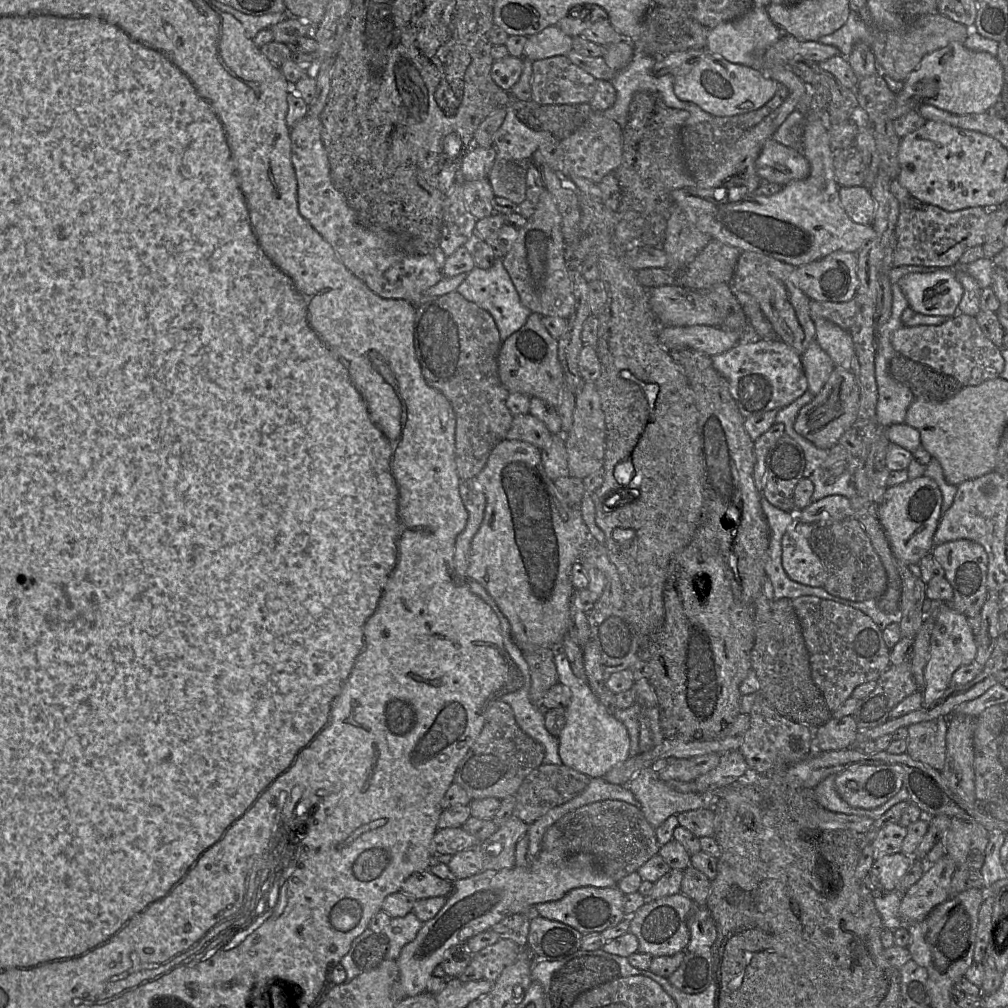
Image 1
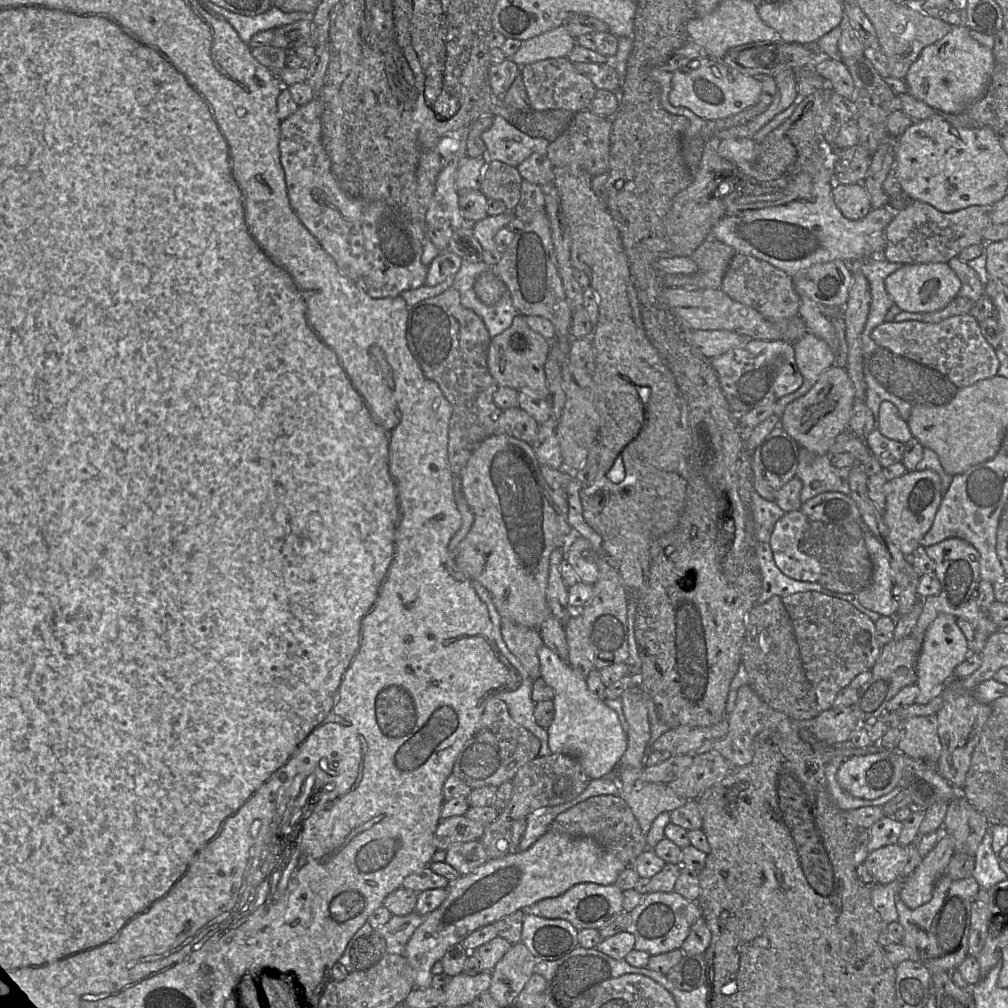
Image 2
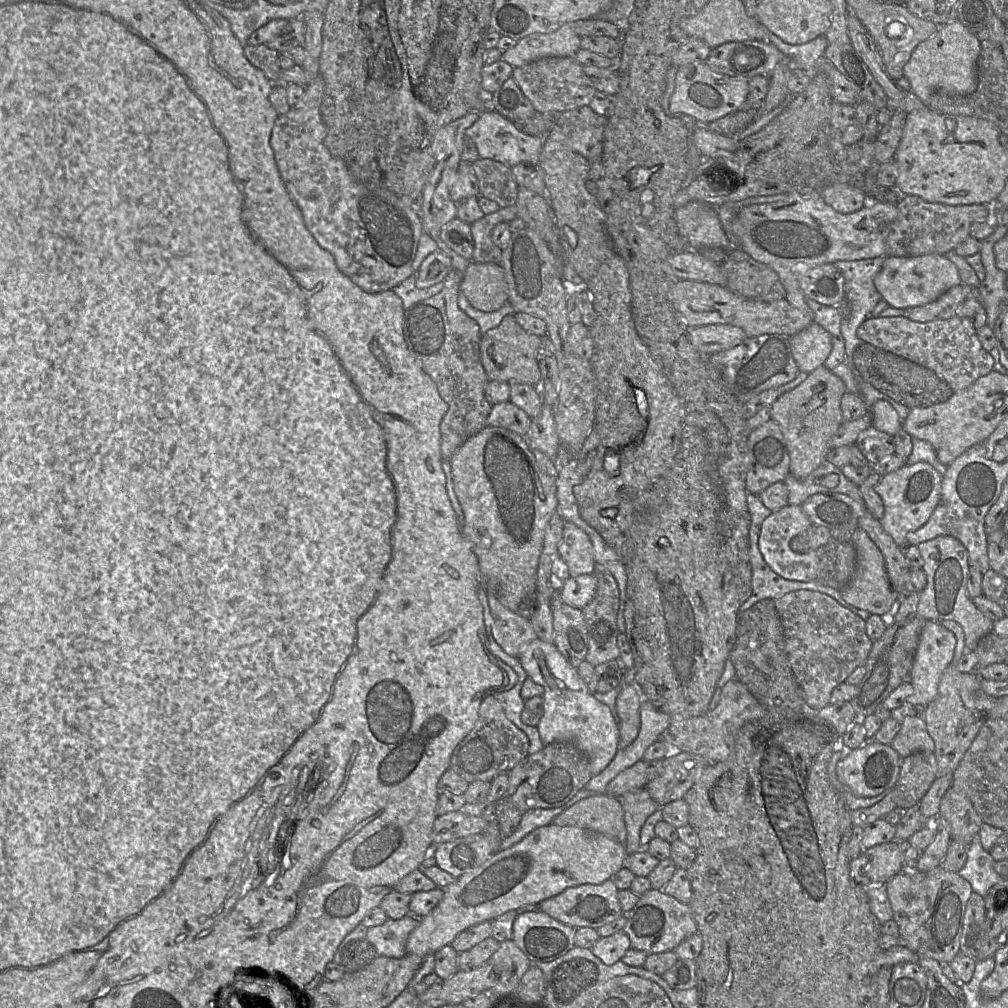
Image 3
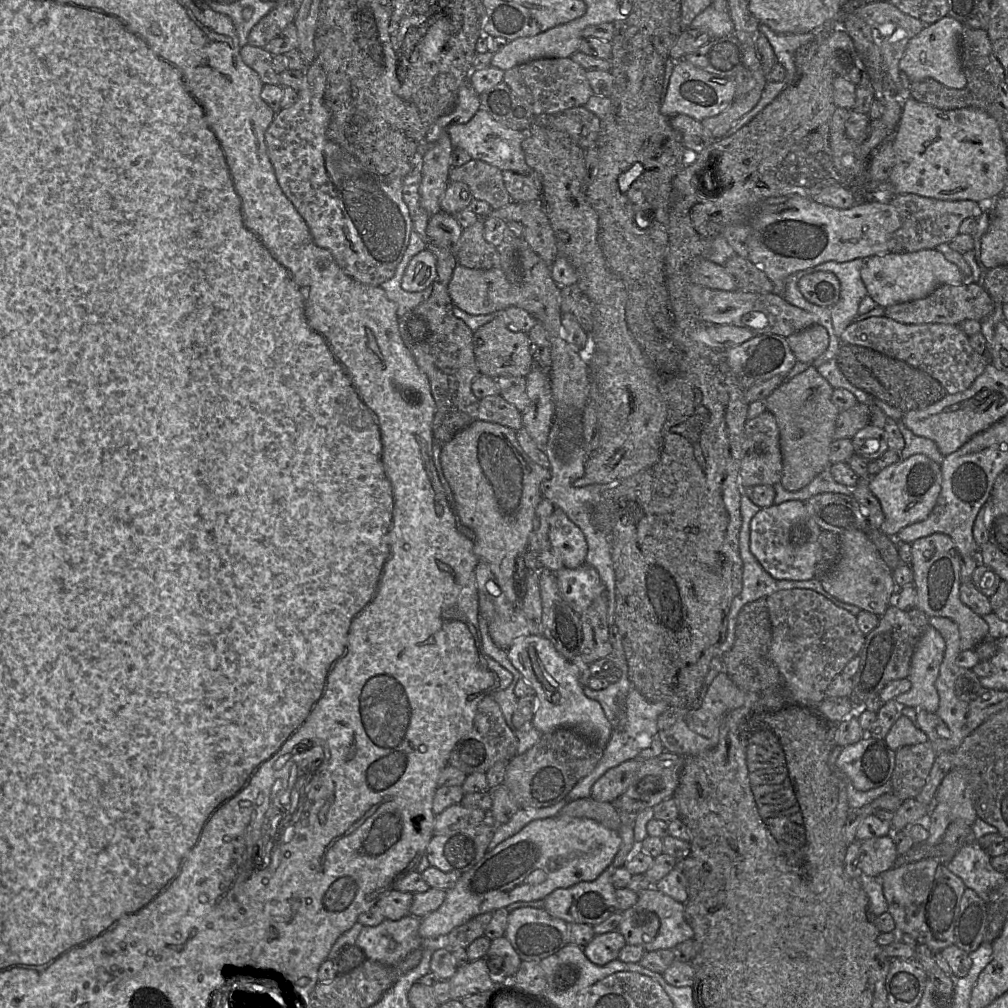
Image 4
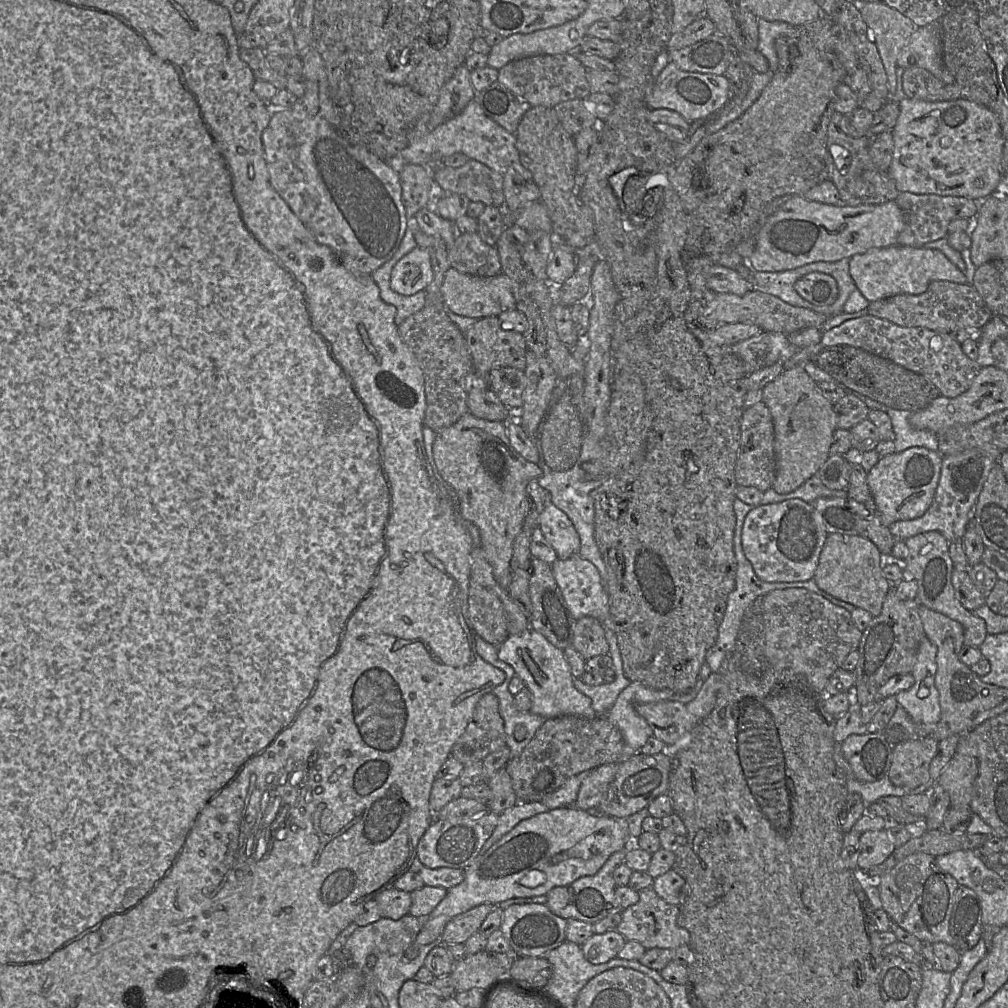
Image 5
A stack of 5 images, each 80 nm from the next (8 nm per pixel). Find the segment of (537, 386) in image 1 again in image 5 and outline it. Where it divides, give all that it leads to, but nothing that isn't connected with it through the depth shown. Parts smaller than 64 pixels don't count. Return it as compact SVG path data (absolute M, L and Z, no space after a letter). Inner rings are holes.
M498 316L477 319L464 335L471 351L474 369L480 375L487 375L491 369L498 367L513 367L524 372L528 351L524 334L508 328Z

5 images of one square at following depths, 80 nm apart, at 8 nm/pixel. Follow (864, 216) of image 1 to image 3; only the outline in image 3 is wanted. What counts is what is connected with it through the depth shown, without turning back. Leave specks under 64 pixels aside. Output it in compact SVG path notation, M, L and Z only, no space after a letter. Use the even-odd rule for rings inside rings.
M851 184L829 185L820 192L825 202L842 214L856 212L869 202L865 193Z

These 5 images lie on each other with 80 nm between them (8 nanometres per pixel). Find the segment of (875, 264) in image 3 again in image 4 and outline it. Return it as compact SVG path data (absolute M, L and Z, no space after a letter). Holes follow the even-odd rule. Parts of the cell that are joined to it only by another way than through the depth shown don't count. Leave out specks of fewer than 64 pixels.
M857 258L846 262L828 261L808 269L811 272L832 272L839 279L839 299L830 307L833 328L838 337L847 326L856 321L859 304L868 295L861 279L861 269L865 260Z

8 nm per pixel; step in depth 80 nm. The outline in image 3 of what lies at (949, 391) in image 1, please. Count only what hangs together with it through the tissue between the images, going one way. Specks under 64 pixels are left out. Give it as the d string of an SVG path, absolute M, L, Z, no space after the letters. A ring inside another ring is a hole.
M861 343L856 347L853 352L853 365L856 380L858 376L909 409L926 408L943 403L955 392L940 373L868 343Z

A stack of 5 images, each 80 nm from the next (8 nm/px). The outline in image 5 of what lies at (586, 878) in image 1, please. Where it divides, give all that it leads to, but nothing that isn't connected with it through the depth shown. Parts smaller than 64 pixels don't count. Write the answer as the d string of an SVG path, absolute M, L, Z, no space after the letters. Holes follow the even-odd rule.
M575 806L550 809L522 820L464 869L464 880L447 890L446 896L429 917L443 915L451 919L482 904L497 905L511 898L546 895L554 887L568 886L581 877L595 875L612 854L631 845L633 840L622 821L597 812L580 810Z

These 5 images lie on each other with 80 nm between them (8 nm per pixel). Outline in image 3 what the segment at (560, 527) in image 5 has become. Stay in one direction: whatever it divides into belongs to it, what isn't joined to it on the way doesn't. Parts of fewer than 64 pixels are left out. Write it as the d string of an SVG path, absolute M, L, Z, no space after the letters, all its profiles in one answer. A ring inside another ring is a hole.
M564 522L558 555L568 566L570 576L591 574L596 570L593 546L589 536L572 522Z

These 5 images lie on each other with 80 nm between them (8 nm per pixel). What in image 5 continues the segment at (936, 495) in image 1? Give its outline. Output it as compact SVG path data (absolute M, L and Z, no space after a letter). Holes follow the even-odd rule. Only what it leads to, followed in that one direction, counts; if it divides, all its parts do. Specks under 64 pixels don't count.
M911 447L881 457L867 472L867 484L881 513L883 524L919 518L931 506L939 483L942 456L924 447Z

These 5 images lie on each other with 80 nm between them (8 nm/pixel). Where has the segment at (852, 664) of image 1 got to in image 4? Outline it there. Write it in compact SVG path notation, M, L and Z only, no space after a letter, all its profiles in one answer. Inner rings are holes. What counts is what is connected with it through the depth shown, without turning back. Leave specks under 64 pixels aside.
M809 589L781 590L768 596L766 603L772 626L769 656L783 676L792 701L817 709L817 705L827 697L826 690L831 681L843 672L852 658L859 655L864 645L865 635L857 625L856 616Z

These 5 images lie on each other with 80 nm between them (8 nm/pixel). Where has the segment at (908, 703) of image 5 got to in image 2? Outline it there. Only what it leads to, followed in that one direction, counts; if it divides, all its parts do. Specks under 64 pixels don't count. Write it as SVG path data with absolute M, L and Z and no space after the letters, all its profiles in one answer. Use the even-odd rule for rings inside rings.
M939 614L928 627L922 641L921 650L916 662L916 685L919 694L916 704L927 704L936 696L941 695L946 684L954 678L955 668L970 654L968 641L957 625L957 618L950 614Z

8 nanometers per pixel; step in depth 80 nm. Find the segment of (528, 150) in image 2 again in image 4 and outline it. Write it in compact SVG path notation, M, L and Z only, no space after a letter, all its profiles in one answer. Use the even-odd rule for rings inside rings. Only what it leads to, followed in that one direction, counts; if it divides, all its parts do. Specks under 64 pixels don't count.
M482 108L465 124L447 127L454 149L465 150L474 160L486 162L502 172L513 171L518 174L530 174L532 169L525 161L522 142L527 132L512 130L489 115Z

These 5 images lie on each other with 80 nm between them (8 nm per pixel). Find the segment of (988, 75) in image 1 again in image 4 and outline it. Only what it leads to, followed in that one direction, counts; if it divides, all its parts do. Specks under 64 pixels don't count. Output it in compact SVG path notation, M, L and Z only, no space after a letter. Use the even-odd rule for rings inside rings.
M949 14L942 19L927 25L918 35L913 37L899 62L910 82L931 78L946 87L962 89L967 84L960 59L960 37L964 24Z

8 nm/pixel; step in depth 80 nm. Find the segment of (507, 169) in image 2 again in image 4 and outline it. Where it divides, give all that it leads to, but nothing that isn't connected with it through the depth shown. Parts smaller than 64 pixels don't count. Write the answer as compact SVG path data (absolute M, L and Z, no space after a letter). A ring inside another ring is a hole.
M472 159L461 167L452 167L449 180L466 184L473 198L487 202L492 210L501 209L512 202L503 172L486 162Z

